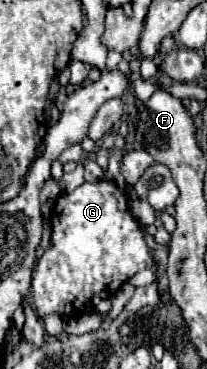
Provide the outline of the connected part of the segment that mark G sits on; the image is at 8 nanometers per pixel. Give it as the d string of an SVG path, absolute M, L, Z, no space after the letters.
M111 180L83 182L73 192L61 194L53 206L51 228L51 246L39 258L31 286L39 318L47 314L79 316L85 304L101 290L115 294L141 268L155 266L139 222L129 212L125 194Z

